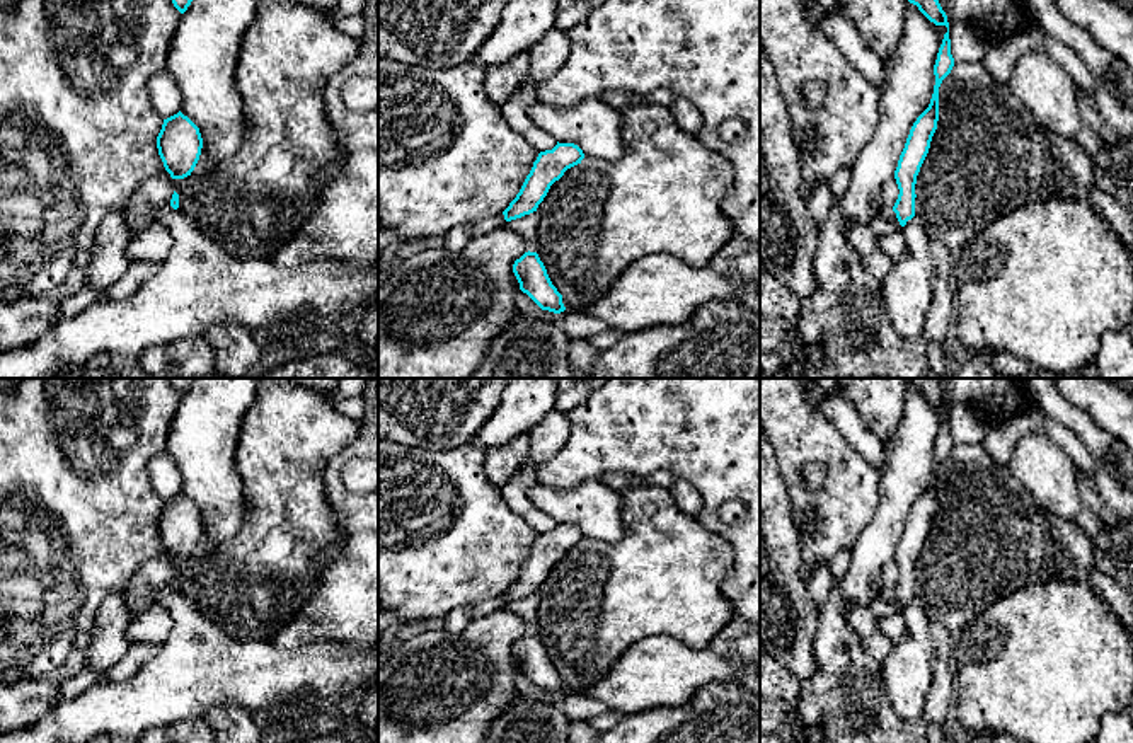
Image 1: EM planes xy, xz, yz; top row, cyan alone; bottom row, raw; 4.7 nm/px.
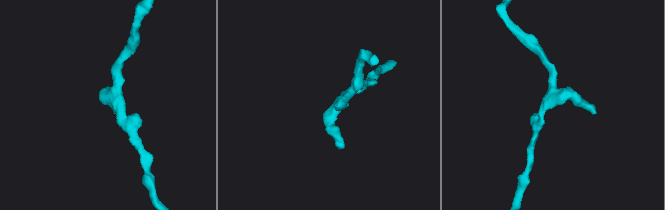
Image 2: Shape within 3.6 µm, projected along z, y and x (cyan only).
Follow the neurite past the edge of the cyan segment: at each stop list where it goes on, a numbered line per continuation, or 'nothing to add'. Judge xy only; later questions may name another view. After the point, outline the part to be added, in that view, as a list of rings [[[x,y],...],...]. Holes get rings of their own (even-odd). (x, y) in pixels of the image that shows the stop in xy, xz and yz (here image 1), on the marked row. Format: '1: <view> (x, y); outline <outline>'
nothing to add

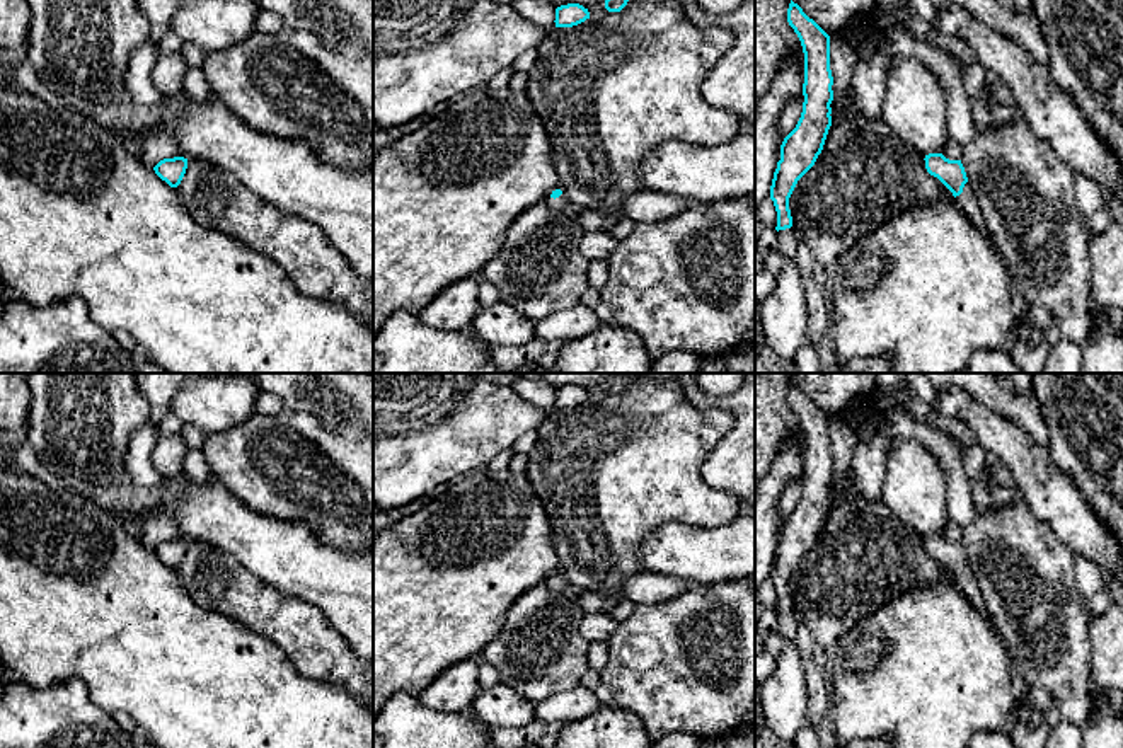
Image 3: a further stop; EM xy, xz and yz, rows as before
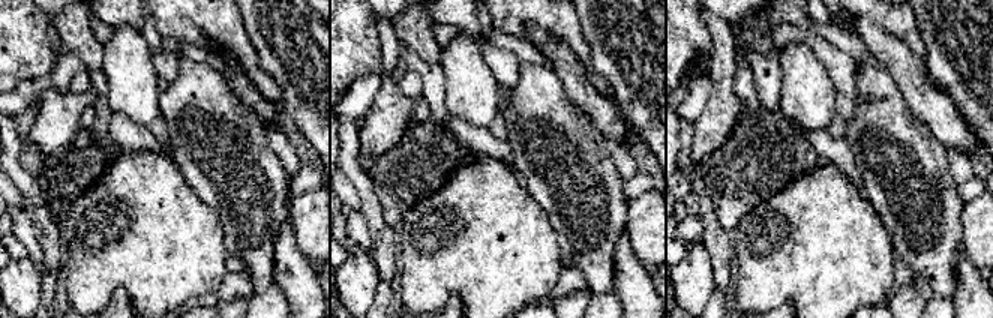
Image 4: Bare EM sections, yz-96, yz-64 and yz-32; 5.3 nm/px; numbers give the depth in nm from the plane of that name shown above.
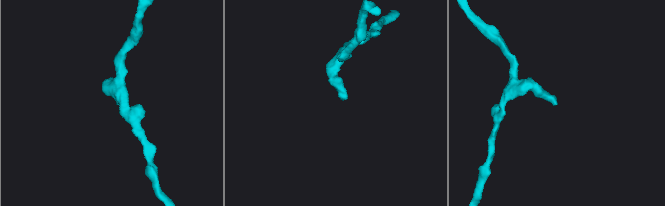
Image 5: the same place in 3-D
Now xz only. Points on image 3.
1: xz (559, 203); outline [[[561,194],[559,198],[547,198],[547,204],[554,210],[554,211],[564,211],[566,208],[567,208],[567,203],[569,203],[569,199],[564,196],[564,194]]]

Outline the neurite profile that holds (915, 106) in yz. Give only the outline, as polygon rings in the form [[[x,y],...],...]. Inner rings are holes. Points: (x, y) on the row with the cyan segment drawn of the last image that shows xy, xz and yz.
[[[895,56],[886,82],[883,118],[917,152],[941,153],[949,133],[946,94],[937,77],[912,56]]]

